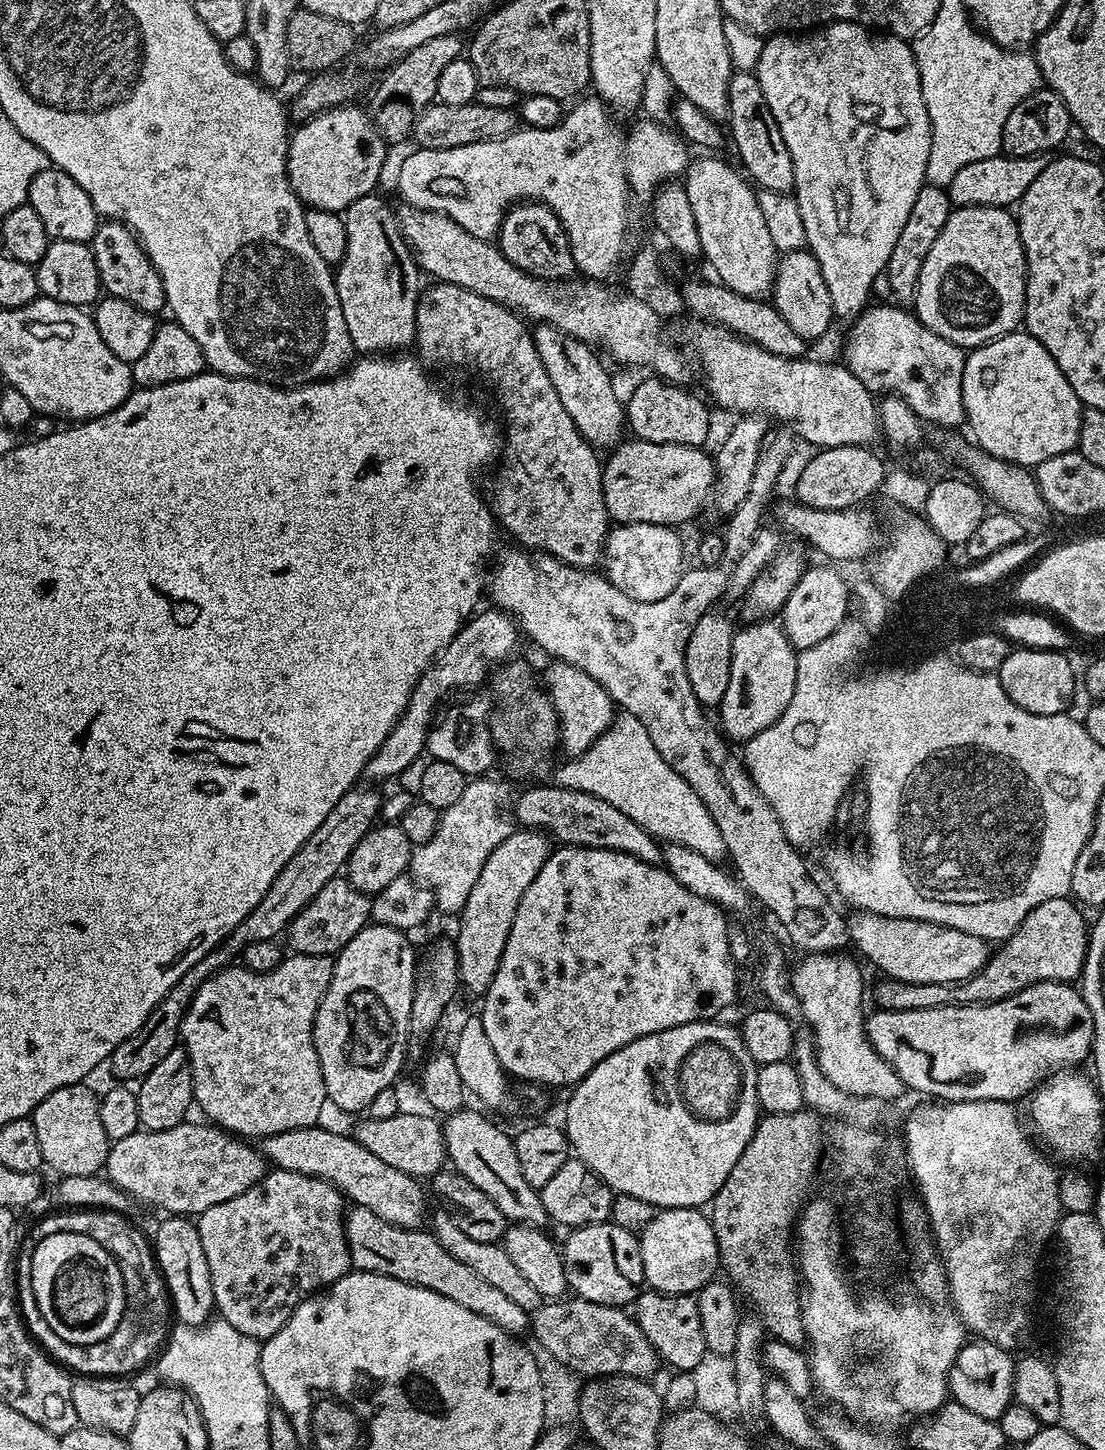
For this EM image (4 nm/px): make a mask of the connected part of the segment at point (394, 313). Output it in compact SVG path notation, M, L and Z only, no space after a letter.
M380 194L358 198L342 213L346 226L346 254L334 272L338 302L342 306L342 318L346 318L346 330L350 330L350 342L360 354L396 354L413 347L416 338L416 304L422 295L422 273L416 265L408 241L400 233L397 213L380 197Z

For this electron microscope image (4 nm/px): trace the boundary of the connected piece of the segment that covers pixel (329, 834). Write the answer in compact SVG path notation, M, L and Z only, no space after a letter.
M357 786L338 798L338 806L334 806L334 810L326 814L322 826L318 826L318 830L314 830L314 834L310 834L310 838L302 842L298 854L294 854L294 858L290 858L290 862L286 862L286 866L278 870L278 878L270 882L270 890L262 894L262 902L258 902L258 906L254 906L254 910L250 910L250 914L246 914L246 918L238 922L236 929L228 936L226 947L221 946L194 962L194 966L190 966L190 970L186 970L186 974L182 974L180 981L169 990L166 998L162 998L162 1002L154 1006L144 1025L112 1051L110 1065L112 1064L113 1074L120 1079L117 1081L143 1080L146 1074L150 1074L150 1070L154 1070L154 1066L158 1066L158 1062L162 1062L162 1058L166 1058L166 1054L170 1054L170 1050L178 1046L180 1027L194 994L202 986L202 982L206 982L221 968L229 967L226 949L240 954L246 946L250 946L250 942L266 942L283 937L293 918L320 893L322 886L326 886L326 882L345 871L350 854L354 854L354 846L358 846L358 842L366 838L366 834L374 826L375 820L372 819L379 817L381 812L381 793L376 793L372 788Z

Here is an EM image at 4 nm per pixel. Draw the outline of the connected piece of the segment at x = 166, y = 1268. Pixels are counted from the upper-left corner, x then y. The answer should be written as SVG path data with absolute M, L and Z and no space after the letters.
M171 1215L152 1236L153 1251L160 1266L160 1272L167 1283L168 1295L172 1301L173 1313L181 1324L200 1327L211 1319L215 1311L210 1268L202 1247L197 1225L189 1217Z

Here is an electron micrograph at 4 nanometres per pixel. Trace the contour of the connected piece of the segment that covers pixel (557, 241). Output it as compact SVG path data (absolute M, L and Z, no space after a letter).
M521 202L513 204L504 216L498 237L498 247L514 266L526 270L539 280L567 281L576 272L574 254L560 220L544 204Z

